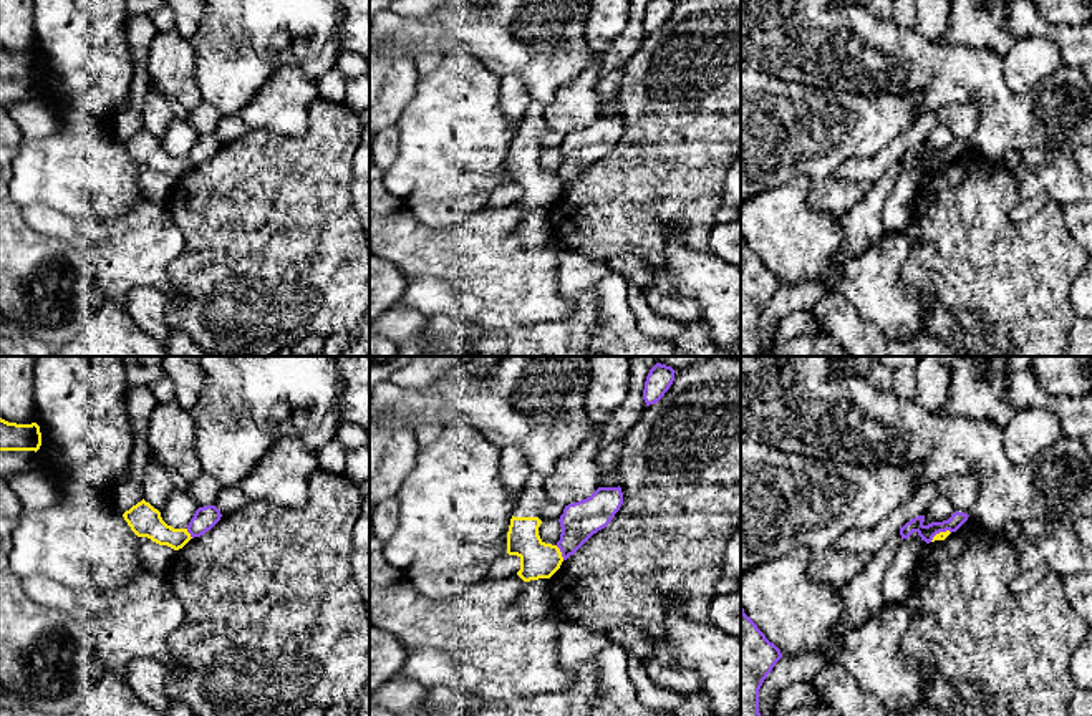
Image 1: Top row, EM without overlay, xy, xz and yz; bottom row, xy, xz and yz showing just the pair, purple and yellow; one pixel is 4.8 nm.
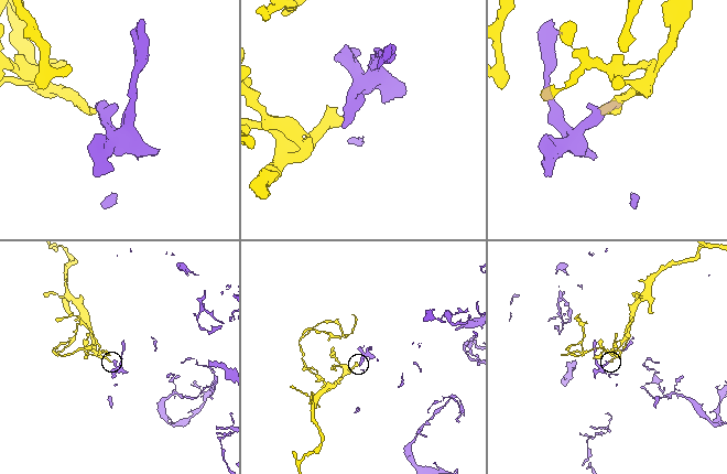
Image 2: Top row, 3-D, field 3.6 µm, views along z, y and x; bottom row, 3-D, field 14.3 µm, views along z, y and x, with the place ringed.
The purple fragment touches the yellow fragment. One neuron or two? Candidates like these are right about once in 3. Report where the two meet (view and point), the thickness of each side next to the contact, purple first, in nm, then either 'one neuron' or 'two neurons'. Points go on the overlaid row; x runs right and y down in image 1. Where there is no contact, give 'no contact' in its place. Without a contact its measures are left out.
meets purple in xz at (560, 551); 180 nm thick on the purple side, 180 nm on the other; two neurons

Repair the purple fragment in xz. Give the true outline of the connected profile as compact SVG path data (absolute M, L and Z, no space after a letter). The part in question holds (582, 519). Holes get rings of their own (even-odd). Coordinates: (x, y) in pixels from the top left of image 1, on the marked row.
M598 487L590 497L568 504L558 522L557 547L563 560L573 555L593 534L605 529L623 504L621 487Z

